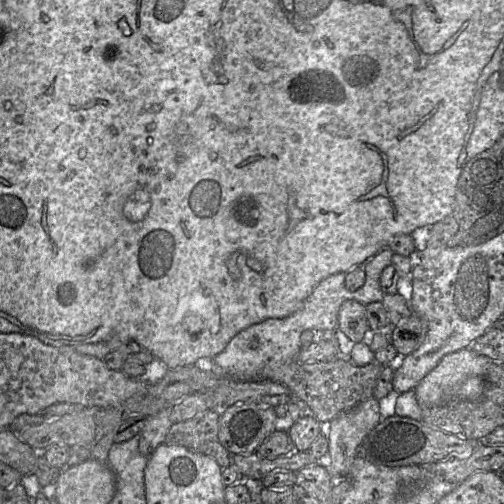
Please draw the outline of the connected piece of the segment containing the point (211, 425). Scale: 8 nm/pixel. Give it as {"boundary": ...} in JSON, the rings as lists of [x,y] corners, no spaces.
{"boundary":[[[209,409],[193,419],[173,423],[164,443],[212,457],[223,469],[229,467],[235,454],[231,454],[219,440],[220,410]]]}

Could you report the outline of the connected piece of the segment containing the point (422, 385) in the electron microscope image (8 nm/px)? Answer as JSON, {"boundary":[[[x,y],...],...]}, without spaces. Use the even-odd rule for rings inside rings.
{"boundary":[[[471,348],[447,354],[415,388],[419,406],[423,410],[441,405],[452,399],[477,399],[484,391],[484,376],[492,362],[494,361],[491,358],[480,355]]]}

